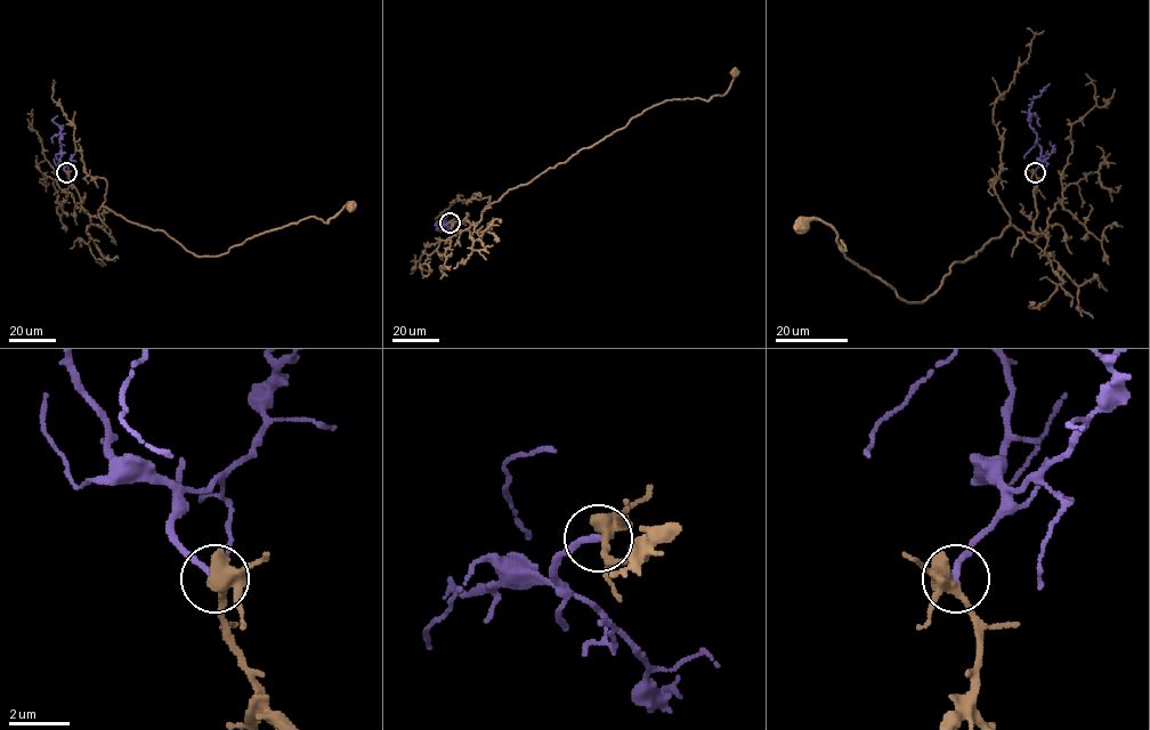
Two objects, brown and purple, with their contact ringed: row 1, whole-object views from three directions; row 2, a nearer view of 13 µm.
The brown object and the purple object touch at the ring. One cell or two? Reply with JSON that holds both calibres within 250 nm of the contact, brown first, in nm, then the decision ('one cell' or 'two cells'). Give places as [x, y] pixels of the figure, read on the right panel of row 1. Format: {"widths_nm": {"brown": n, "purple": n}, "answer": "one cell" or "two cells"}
{"widths_nm": {"brown": 440, "purple": 220}, "answer": "one cell"}

